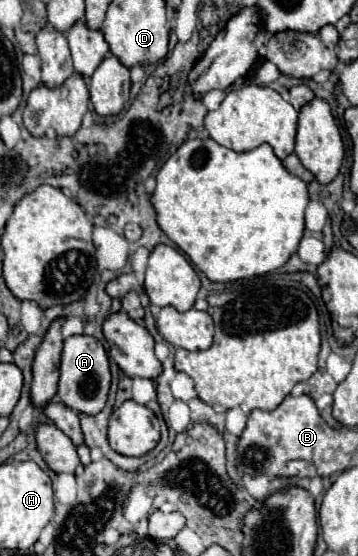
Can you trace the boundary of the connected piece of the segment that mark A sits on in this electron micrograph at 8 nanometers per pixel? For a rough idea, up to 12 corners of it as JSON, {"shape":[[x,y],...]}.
{"shape":[[64,341],[58,399],[98,415],[110,391],[104,345]]}

